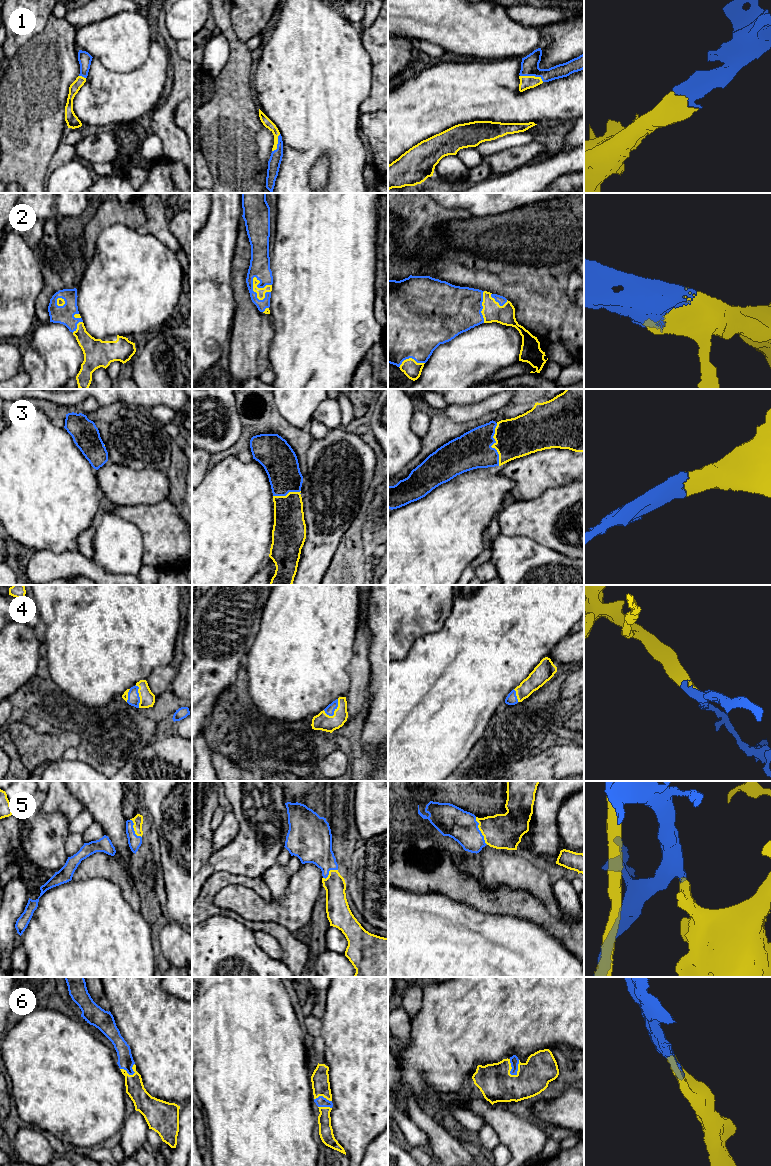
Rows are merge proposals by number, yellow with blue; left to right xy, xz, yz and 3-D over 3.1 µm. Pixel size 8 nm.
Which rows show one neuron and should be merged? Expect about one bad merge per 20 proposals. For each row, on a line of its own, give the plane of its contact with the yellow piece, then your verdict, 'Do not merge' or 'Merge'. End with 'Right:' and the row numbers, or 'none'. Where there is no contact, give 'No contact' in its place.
1: Touches yellow in yz. Merge
2: Touches yellow in xz. Merge
3: Touches yellow in yz. Merge
4: Touches yellow in xz. Merge
5: Touches yellow in yz. Merge
6: Touches yellow in yz. Merge
Right: 1, 2, 3, 4, 5, 6

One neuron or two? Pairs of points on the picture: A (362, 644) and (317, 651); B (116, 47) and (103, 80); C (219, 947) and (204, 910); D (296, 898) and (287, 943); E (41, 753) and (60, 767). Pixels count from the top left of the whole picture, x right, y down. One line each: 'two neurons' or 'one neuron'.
A: two neurons
B: two neurons
C: two neurons
D: two neurons
E: two neurons

